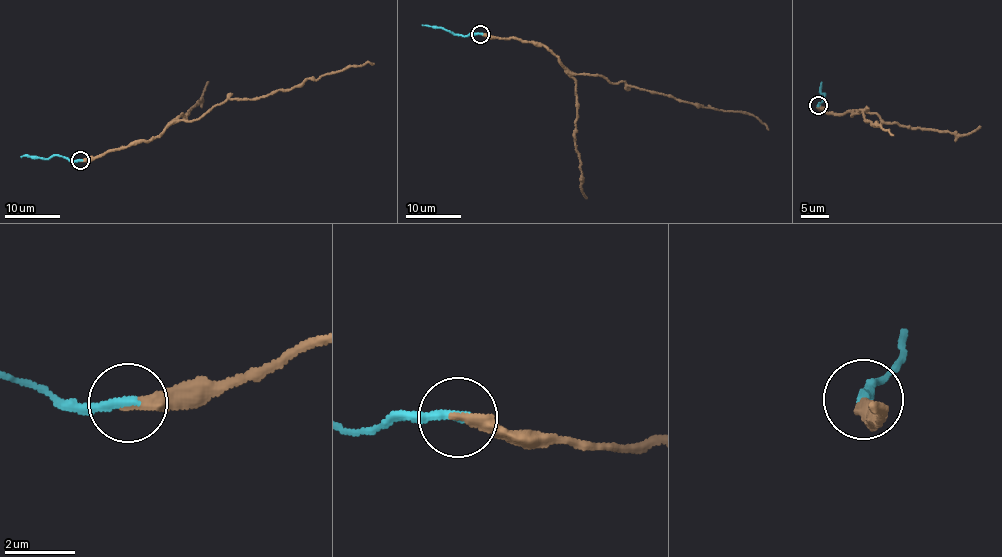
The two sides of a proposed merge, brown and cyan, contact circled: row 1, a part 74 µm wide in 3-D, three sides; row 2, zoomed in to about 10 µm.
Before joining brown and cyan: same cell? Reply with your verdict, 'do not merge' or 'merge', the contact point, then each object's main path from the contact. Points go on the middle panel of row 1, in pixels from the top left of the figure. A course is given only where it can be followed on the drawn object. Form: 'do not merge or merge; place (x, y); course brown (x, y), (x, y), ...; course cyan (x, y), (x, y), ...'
do not merge; place (480, 34); course brown (480, 34), (542, 44), (572, 73), (596, 74), (612, 82), (625, 82), (723, 111), (752, 114), (769, 130); course cyan (480, 34), (454, 34), (441, 28), (422, 25)

